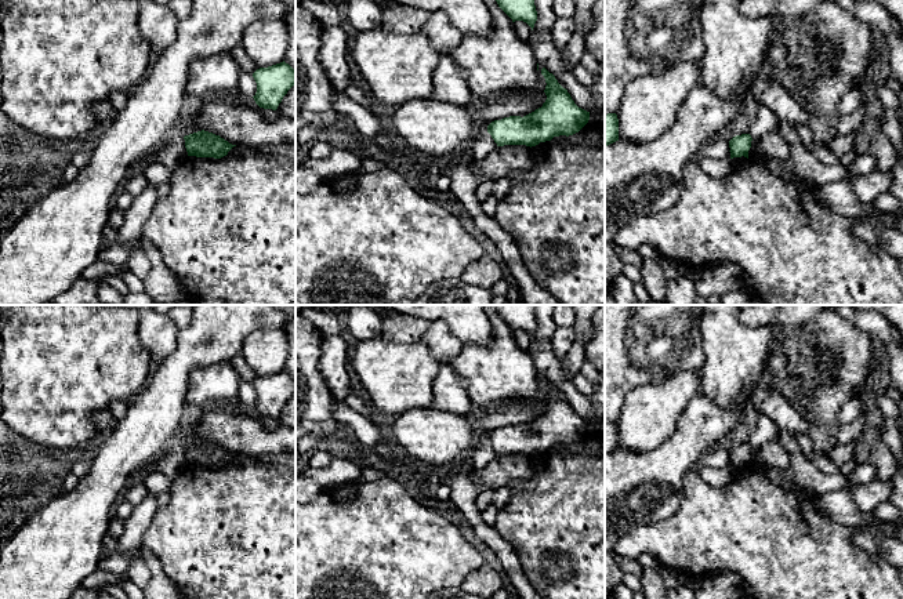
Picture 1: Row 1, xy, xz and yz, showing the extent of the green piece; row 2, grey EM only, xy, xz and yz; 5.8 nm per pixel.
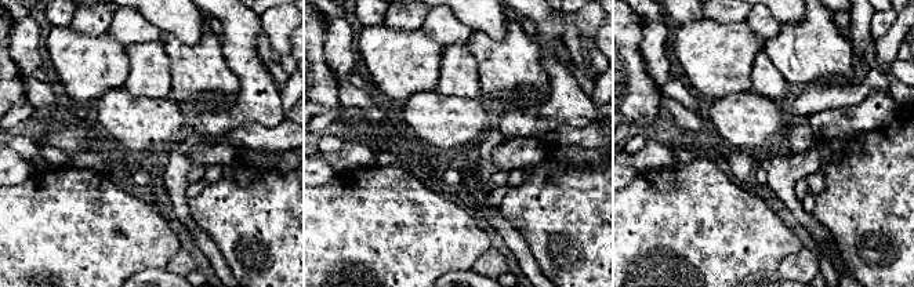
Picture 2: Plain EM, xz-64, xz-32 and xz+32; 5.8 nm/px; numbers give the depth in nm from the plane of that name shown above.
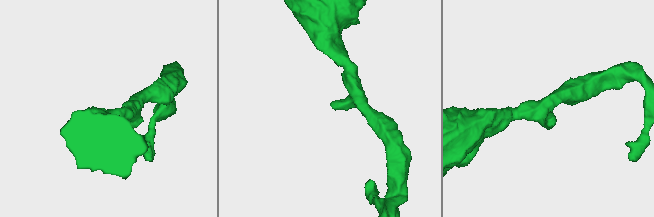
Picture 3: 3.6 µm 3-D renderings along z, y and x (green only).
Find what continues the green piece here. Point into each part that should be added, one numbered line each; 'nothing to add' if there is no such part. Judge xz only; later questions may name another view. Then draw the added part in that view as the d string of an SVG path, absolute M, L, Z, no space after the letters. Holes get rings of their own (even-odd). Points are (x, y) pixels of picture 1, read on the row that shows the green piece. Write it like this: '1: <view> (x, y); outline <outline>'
nothing to add

